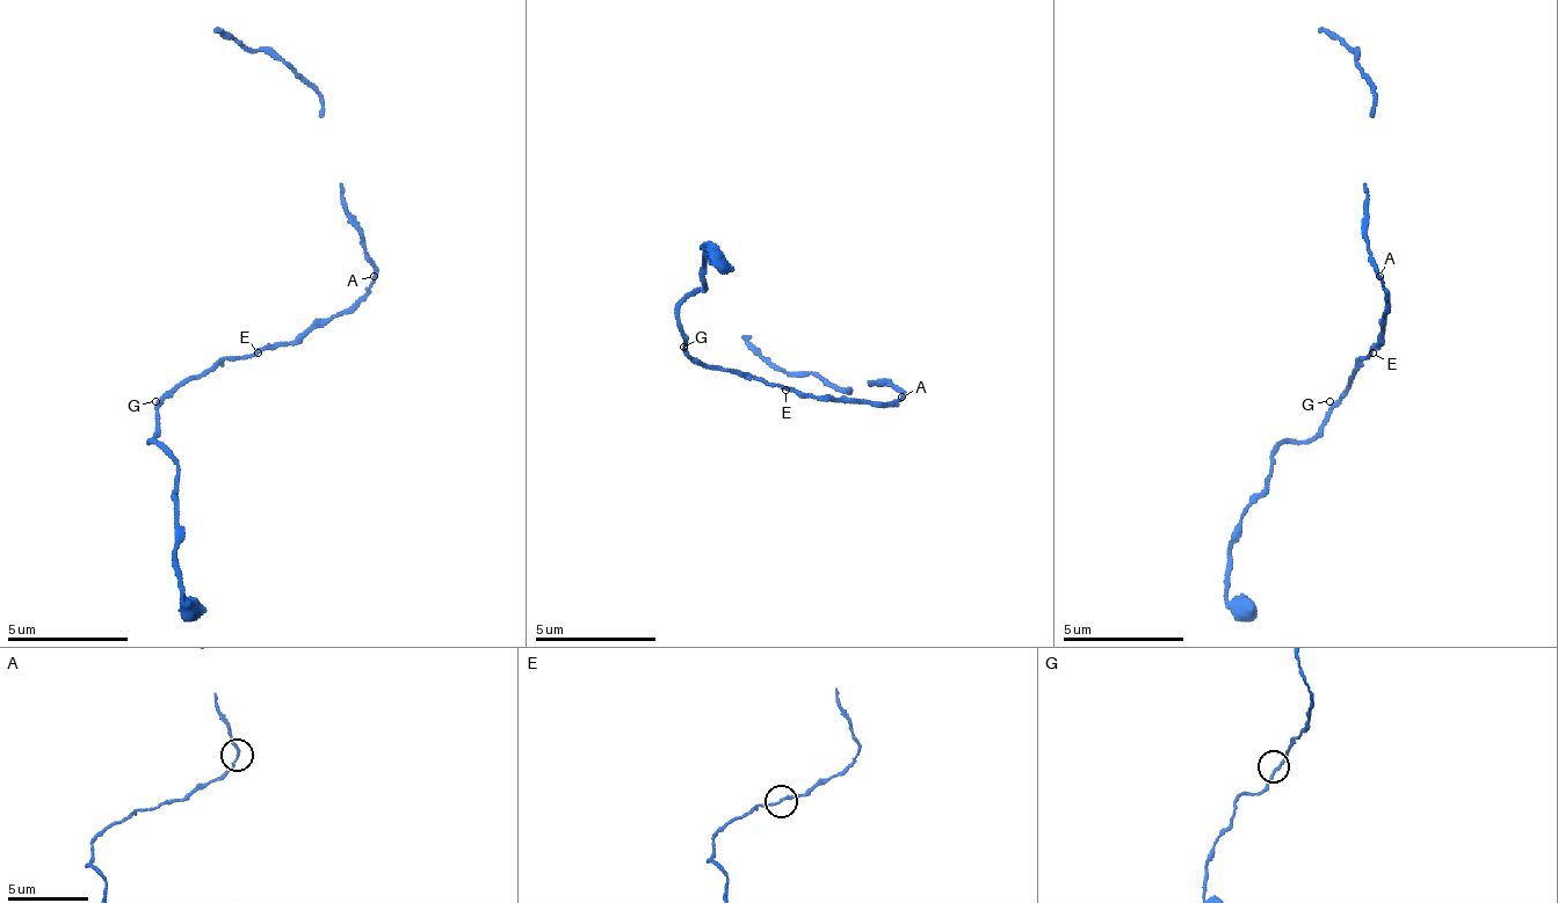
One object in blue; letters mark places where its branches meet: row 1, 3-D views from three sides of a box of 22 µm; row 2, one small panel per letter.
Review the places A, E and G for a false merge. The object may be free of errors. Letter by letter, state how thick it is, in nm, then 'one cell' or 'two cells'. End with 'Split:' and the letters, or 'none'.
A: calibre 140 nm; one cell
E: calibre 140 nm; one cell
G: calibre 150 nm; one cell
Split: none

